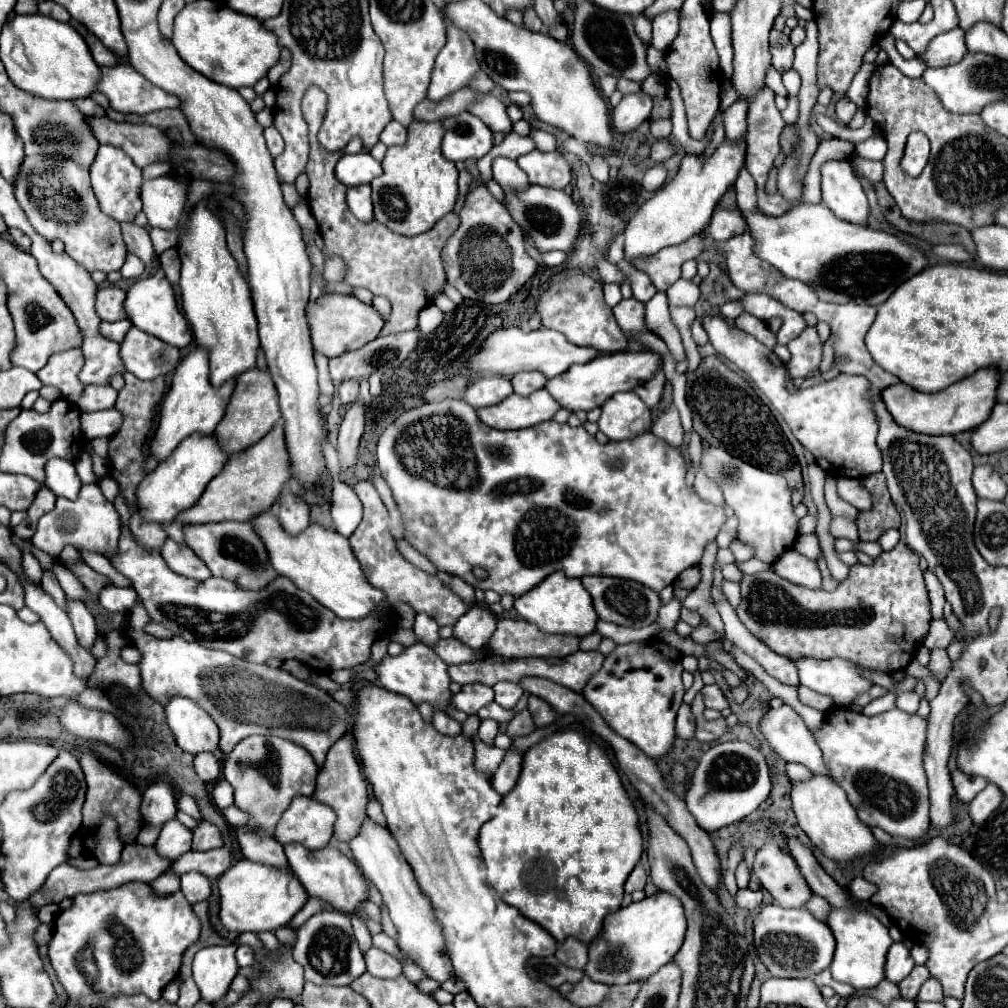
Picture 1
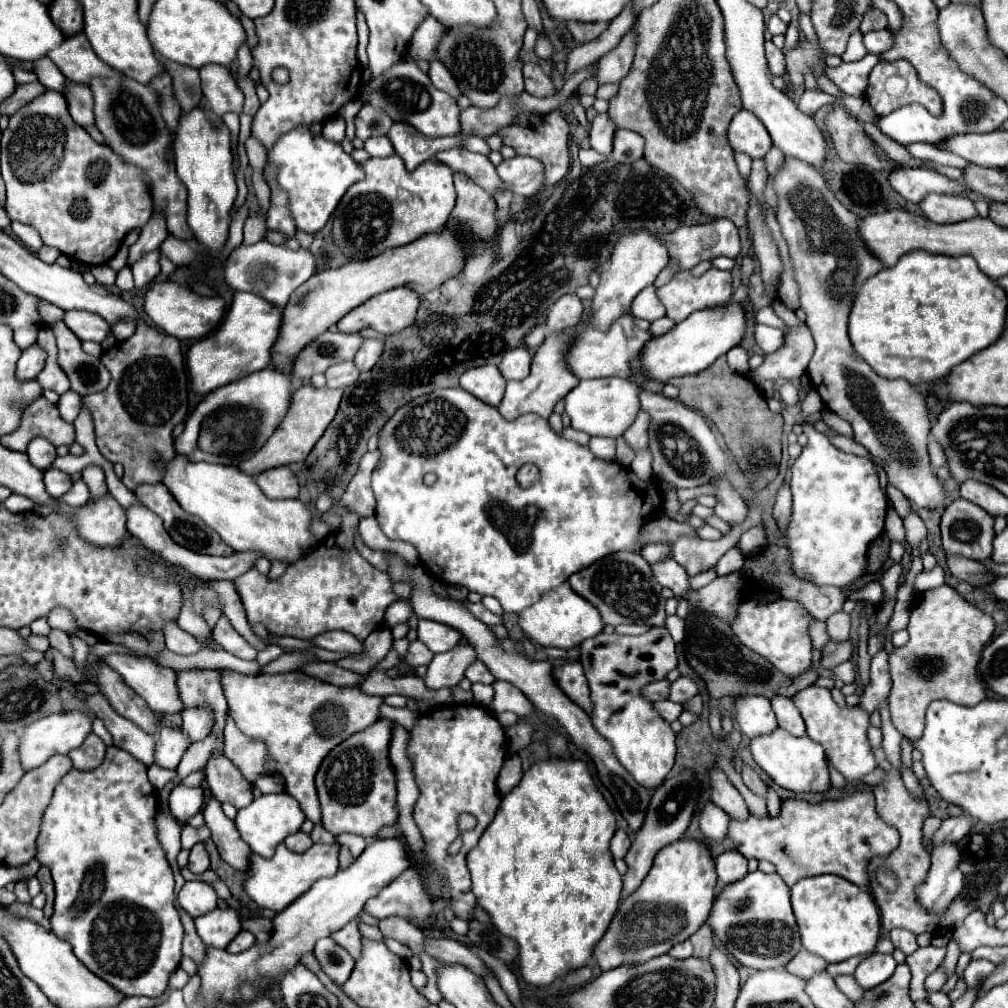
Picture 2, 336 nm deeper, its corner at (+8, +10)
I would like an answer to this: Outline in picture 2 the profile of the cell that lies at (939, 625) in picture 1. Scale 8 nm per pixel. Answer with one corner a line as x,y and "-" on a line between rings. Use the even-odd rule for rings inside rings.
938,586
926,592
920,592
912,606
910,606
910,624
908,624
910,640
904,648
896,648
890,654
890,674
892,674
892,690
890,690
890,714
892,722
898,728
898,732
912,742
920,740
924,732
924,712
928,708
928,702
932,700
950,700
954,704
962,706
976,706
978,702
986,700
986,684
978,676
978,662
982,648
990,642
992,632
994,632
994,620
990,614
982,612
968,600
964,600
952,586

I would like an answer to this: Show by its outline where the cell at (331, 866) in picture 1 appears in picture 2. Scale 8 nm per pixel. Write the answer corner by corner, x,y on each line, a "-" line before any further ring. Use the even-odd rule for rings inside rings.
296,832
296,834
290,834
286,840
284,840
284,844
290,848
290,850
294,850
294,852
304,852
304,850
308,850
314,842
312,842
312,838
310,838
310,834
306,834
306,832

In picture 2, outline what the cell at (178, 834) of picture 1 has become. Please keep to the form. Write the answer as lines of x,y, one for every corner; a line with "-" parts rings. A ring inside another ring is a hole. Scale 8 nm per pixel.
176,786
170,794
170,812
178,820
190,820
194,814
200,812
204,804
204,790
202,788
186,788

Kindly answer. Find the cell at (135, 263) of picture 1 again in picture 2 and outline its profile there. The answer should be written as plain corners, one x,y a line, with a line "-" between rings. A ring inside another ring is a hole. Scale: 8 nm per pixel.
126,266
126,268
122,268
122,270
118,272
118,278
116,278
116,286
118,286
120,290
132,290
132,288
134,288
132,272
130,272
130,268
128,268
128,266

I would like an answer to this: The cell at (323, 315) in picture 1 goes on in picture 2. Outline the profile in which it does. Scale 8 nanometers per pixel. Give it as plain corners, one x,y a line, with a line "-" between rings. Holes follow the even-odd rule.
394,288
372,296
364,304
350,310
338,320
336,328
340,332
360,332
364,328
374,328
380,334
396,334
404,330
416,318
416,308
420,296
410,288

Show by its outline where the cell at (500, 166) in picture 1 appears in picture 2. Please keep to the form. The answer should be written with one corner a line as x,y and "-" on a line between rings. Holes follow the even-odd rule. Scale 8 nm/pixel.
470,136
470,138
466,140
464,148
466,148
466,150
472,150
472,152
478,152
478,154
484,154
484,156
490,154
490,146
486,144
484,138
478,138
478,136

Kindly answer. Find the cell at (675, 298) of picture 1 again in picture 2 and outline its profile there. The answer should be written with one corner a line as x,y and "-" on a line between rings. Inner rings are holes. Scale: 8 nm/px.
654,284
646,286
646,288
634,298
634,302
632,302
632,314
634,314
636,318
644,318
644,320
650,320
650,322
654,322
654,320
658,320
658,318
662,318
662,316
666,314
664,304
662,304
660,298
656,296
656,286
654,286

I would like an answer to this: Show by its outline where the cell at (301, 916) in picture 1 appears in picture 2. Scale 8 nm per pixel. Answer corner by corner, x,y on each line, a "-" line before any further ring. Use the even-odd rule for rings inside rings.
340,834
336,836
340,845
348,846
352,856
357,858
366,848
366,840
362,836
354,834

